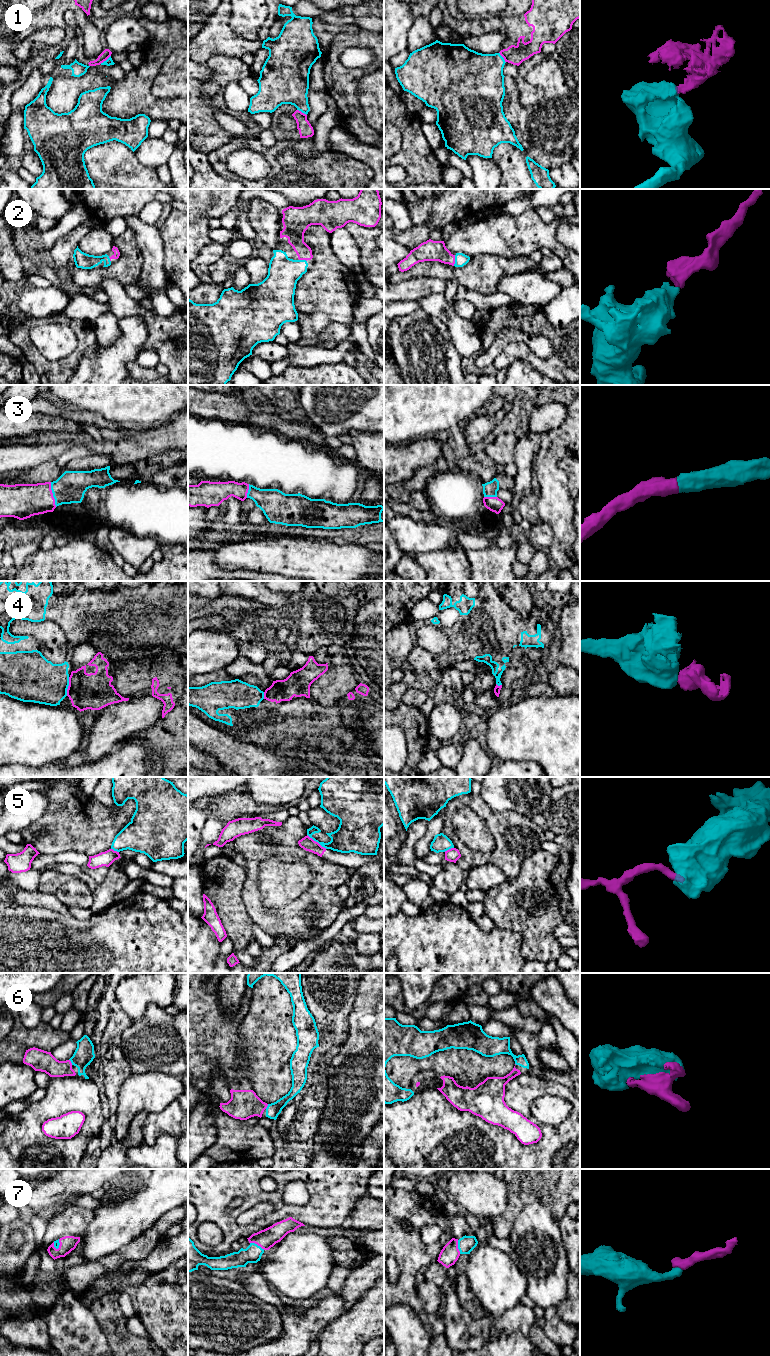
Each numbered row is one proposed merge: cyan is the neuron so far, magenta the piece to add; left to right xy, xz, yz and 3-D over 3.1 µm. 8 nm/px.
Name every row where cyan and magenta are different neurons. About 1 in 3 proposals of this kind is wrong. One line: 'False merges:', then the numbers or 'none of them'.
False merges: 1, 4, 5

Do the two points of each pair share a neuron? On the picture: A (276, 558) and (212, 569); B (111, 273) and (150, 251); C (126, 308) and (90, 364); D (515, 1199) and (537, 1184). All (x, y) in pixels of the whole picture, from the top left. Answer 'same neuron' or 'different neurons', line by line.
A: different neurons
B: different neurons
C: different neurons
D: same neuron

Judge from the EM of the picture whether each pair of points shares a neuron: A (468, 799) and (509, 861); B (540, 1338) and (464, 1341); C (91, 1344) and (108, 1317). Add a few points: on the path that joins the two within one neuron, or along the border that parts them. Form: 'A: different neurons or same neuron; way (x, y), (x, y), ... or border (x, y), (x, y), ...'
A: same neuron; way (484, 812), (505, 833), (505, 843), (507, 845)
B: different neurons; border (534, 1322), (528, 1336)
C: different neurons; border (90, 1308), (109, 1345)

